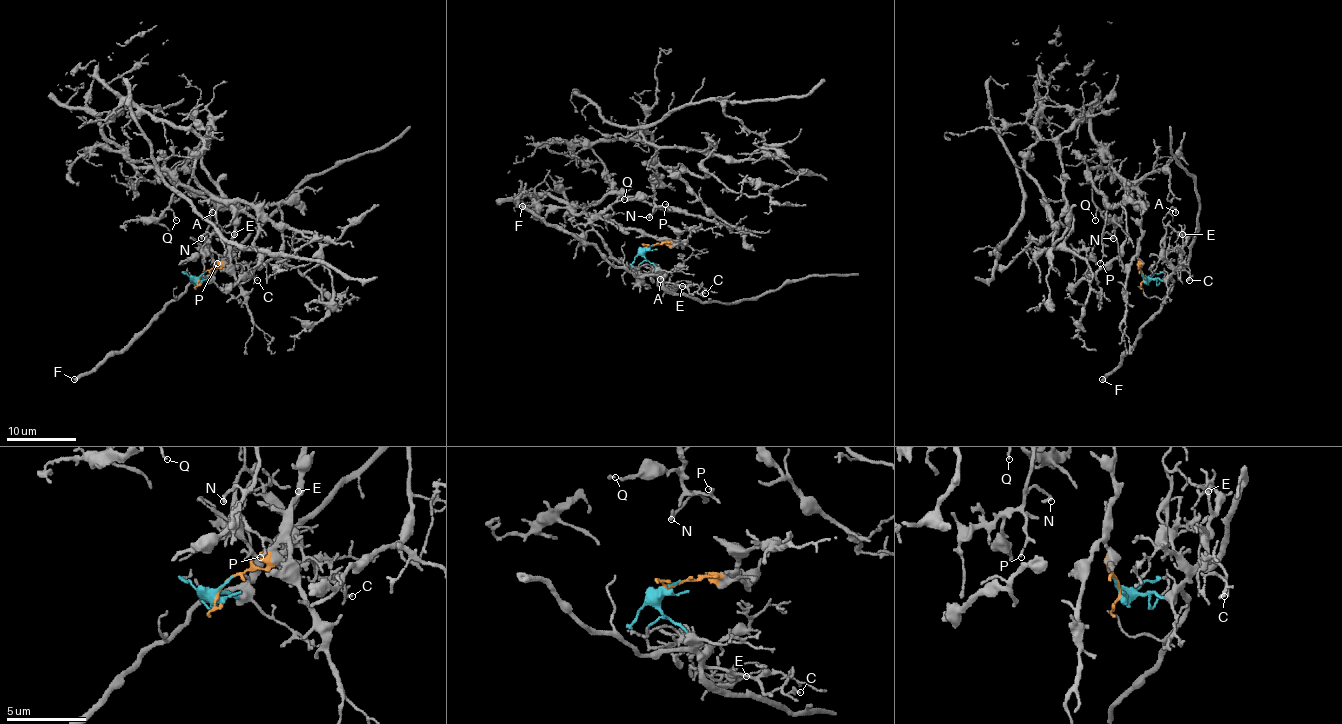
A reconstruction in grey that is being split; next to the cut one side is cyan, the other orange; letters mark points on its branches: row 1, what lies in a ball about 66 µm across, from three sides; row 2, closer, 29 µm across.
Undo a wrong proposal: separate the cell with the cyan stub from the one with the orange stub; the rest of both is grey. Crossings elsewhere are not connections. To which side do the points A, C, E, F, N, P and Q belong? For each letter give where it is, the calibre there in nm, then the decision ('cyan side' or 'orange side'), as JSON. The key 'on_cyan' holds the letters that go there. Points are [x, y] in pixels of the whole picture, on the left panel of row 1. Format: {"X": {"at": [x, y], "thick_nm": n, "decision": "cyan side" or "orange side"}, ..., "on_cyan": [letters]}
{"A": {"at": [212, 212], "thick_nm": 130, "decision": "cyan side"}, "C": {"at": [257, 280], "thick_nm": 170, "decision": "cyan side"}, "E": {"at": [234, 234], "thick_nm": 200, "decision": "cyan side"}, "F": {"at": [74, 379], "thick_nm": 340, "decision": "cyan side"}, "N": {"at": [201, 238], "thick_nm": 220, "decision": "orange side"}, "P": {"at": [217, 263], "thick_nm": 110, "decision": "orange side"}, "Q": {"at": [176, 220], "thick_nm": 130, "decision": "orange side"}, "on_cyan": ["A", "C", "E", "F"]}

